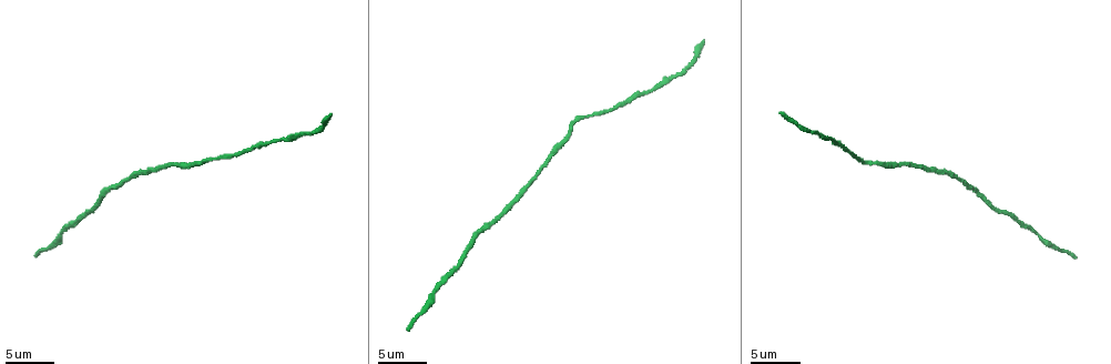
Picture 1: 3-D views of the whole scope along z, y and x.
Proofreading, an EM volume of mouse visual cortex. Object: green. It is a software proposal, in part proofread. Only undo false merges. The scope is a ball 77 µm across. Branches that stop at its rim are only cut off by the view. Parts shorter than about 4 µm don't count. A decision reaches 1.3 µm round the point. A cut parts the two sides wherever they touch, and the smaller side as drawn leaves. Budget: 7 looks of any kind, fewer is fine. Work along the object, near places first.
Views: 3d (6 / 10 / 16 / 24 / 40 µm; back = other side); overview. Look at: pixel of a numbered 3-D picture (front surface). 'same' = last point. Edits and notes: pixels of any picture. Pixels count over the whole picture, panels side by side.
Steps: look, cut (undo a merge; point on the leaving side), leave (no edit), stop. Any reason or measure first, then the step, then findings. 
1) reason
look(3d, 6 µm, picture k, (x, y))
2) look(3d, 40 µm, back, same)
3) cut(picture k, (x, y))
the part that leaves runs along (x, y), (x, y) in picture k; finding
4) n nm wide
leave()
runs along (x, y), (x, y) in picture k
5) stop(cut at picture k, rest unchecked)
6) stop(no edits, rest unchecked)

narrows sharply
look(3d, 16 µm, picture 1, (436, 291))

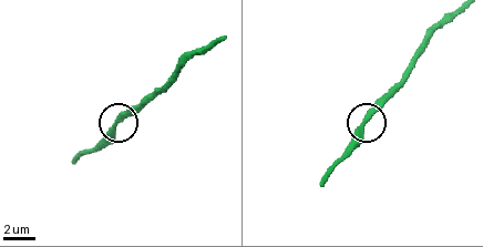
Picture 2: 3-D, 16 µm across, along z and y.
look(3d, 16 µm, back, picture 2, (365, 121))

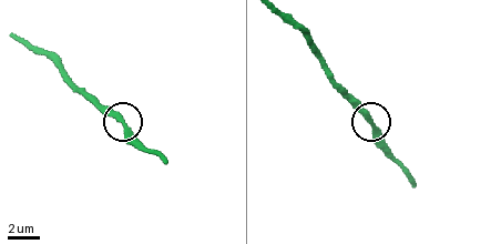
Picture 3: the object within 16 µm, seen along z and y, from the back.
270 nm wide
leave()
runs along (24, 39), (81, 90), (115, 112), (137, 146) in picture 3; continuous, no second cell

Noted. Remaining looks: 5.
look(3d, 10 µm, picture 1, (910, 164))

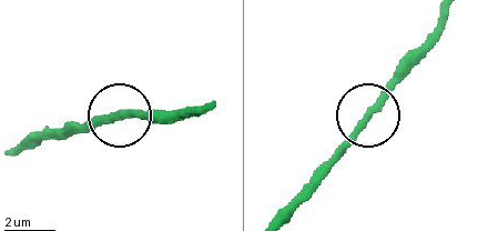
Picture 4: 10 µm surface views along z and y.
leave()
runs along (120, 118), (179, 118) in picture 4; one cell here

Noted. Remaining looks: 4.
stop(no edits, rest unchecked)

